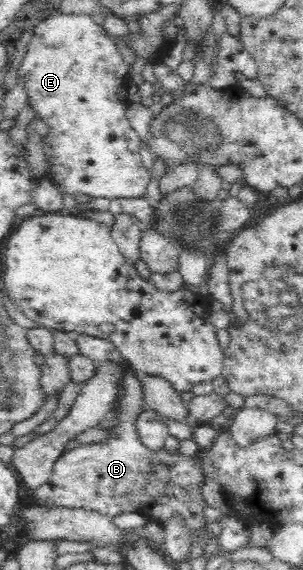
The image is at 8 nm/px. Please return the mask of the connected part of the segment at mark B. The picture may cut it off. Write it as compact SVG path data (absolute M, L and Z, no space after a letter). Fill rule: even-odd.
M132 371L125 377L123 384L125 389L119 401L121 421L113 428L115 434L105 442L92 442L70 451L65 450L52 465L47 481L34 489L34 495L39 500L39 505L83 508L109 518L137 512L149 517L149 521L165 524L176 512L184 518L192 536L197 527L204 527L206 523L203 508L207 504L203 502L199 488L203 481L203 467L197 456L178 459L176 453L170 455L165 449L155 453L147 451L134 428L134 421L141 413L139 379ZM159 465L161 473L153 474ZM169 469L172 469L172 473L167 475Z

